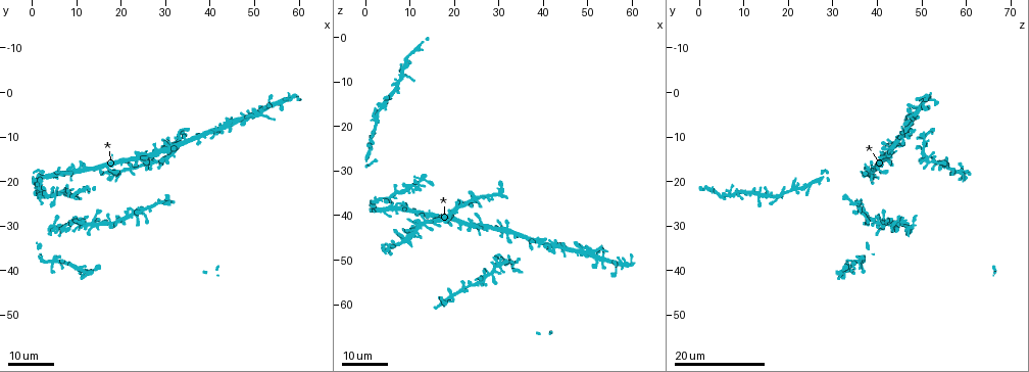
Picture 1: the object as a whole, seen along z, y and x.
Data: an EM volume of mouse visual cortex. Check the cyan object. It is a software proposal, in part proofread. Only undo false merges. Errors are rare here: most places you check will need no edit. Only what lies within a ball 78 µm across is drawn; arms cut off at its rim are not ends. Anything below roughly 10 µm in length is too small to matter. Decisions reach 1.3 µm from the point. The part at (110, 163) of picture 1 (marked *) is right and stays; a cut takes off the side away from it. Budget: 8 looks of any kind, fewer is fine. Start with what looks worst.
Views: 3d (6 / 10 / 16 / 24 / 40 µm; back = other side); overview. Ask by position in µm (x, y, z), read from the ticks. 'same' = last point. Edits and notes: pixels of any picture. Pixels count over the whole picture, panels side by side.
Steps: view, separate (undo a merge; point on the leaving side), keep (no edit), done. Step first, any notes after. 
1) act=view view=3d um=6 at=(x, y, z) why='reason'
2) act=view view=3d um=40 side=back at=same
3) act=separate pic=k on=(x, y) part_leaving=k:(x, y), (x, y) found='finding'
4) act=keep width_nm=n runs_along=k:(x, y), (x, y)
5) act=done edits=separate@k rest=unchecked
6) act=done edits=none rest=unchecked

act=view view=3d um=24 at=(28.5, 15.5, 52.5) why='four or more arms meet'

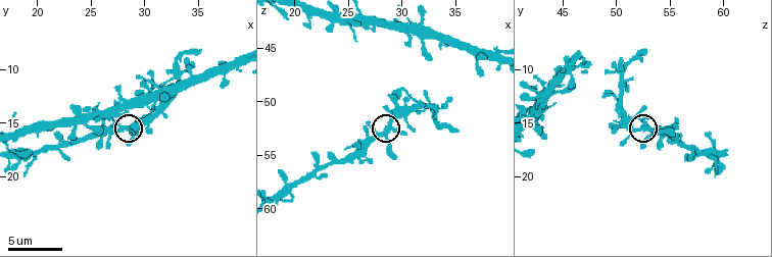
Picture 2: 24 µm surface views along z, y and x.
act=view view=3d um=10 at=(28.2, 15.6, 53.0) why='closer look'

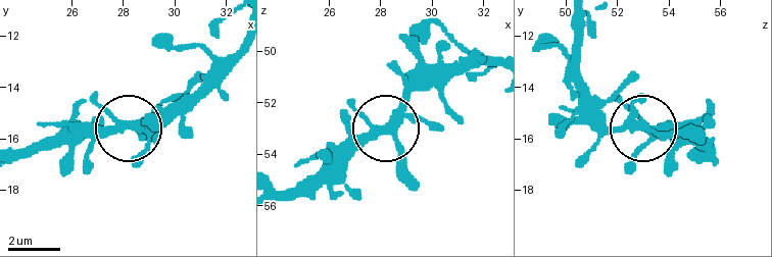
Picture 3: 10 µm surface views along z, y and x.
act=keep width_nm=310 found='continuous, no second cell'

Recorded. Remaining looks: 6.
act=view view=3d um=10 at=(33.2, 11.6, 50.4) why='four arms meet'

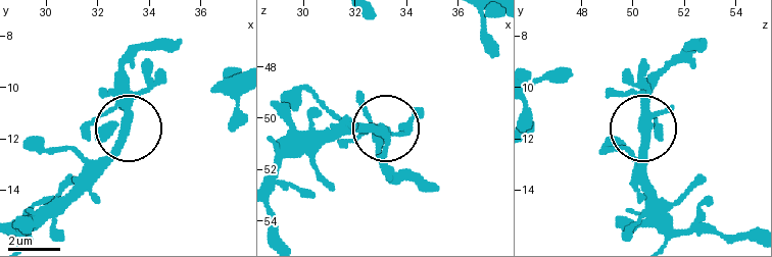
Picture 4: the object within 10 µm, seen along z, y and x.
act=keep width_nm=310 found='all the same cell'

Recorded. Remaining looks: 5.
act=view view=3d um=24 at=(8.5, 29.5, 45.5) why='four arms meet'

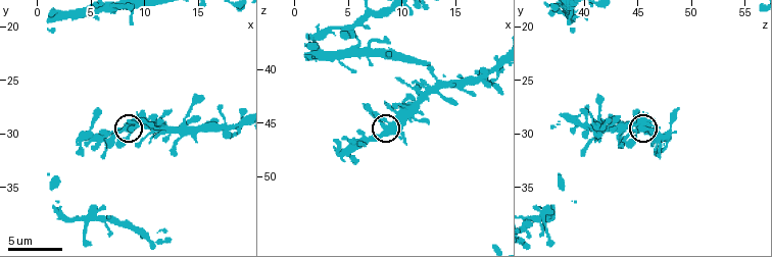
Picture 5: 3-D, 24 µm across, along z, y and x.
act=view view=3d um=10 at=(8.2, 29.6, 45.2)

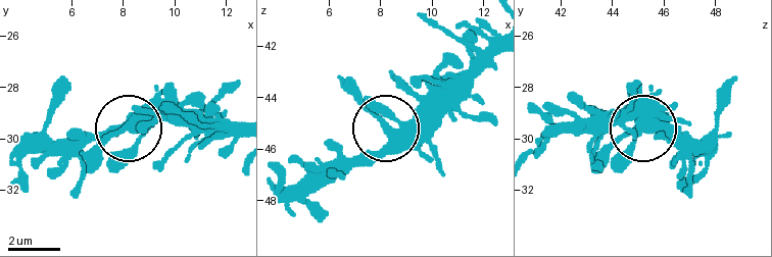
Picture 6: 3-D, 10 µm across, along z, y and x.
act=keep found='one cell here'

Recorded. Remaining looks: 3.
act=view view=3d um=16 at=(13.8, 30.0, 41.4) why='four or more arms meet'

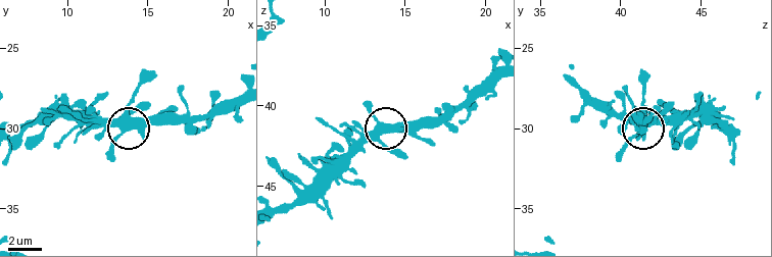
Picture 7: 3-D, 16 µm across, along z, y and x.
act=view view=3d um=6 at=(13.7, 29.9, 41.3)

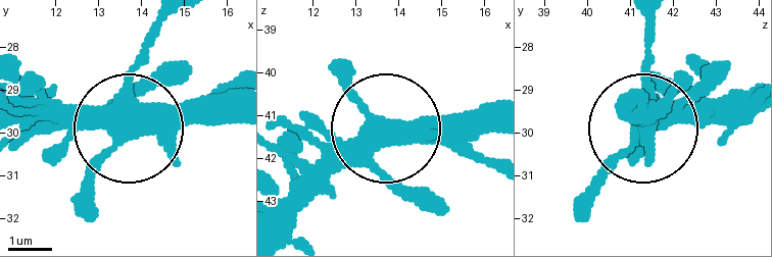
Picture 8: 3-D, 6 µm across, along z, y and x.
act=keep width_nm=420 found='one cell here'

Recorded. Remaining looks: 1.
act=done edits=none rest=unchecked

